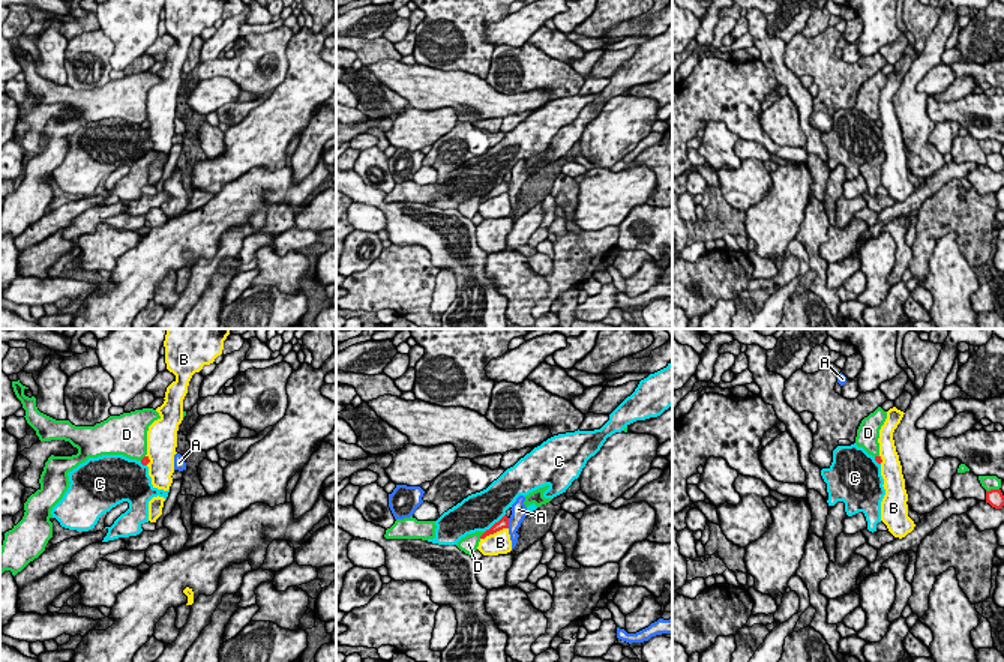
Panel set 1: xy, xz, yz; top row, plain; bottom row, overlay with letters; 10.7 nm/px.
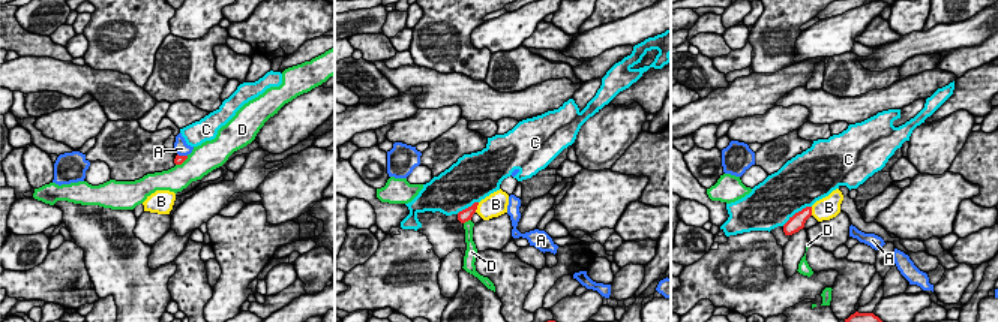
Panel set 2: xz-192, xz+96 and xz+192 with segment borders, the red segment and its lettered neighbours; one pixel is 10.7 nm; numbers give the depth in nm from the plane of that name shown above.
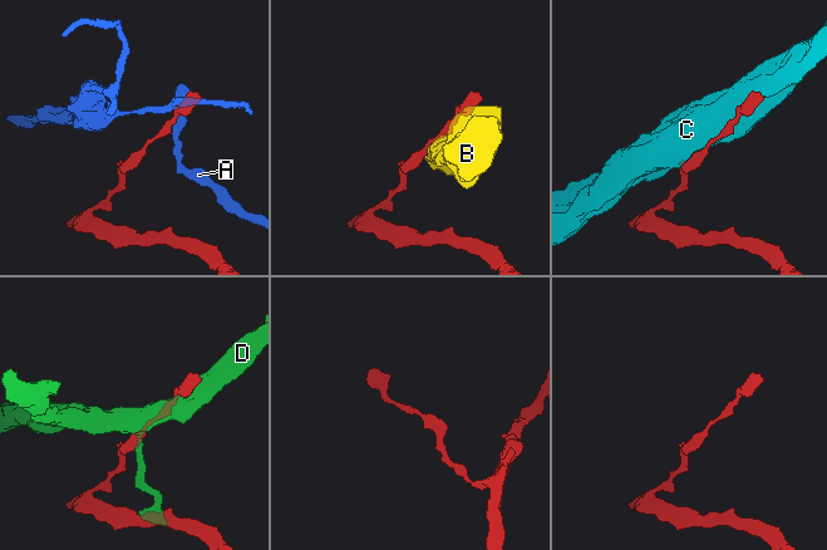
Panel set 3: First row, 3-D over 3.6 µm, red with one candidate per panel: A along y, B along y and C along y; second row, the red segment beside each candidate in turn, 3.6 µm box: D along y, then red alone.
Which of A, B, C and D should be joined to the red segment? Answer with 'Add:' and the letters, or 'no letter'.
Add: no letter

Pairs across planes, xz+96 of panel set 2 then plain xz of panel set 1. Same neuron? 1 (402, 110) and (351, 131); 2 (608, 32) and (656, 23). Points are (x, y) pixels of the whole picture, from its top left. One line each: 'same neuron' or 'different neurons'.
1: same neuron
2: same neuron

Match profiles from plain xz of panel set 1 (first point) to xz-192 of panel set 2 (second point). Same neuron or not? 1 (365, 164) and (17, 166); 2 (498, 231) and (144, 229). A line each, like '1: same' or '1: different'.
1: different
2: same

